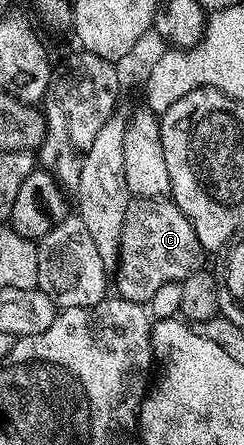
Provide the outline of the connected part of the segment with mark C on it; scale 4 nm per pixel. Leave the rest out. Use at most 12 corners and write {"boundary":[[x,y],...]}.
{"boundary":[[132,198],[113,268],[118,298],[150,304],[204,266],[170,198]]}

